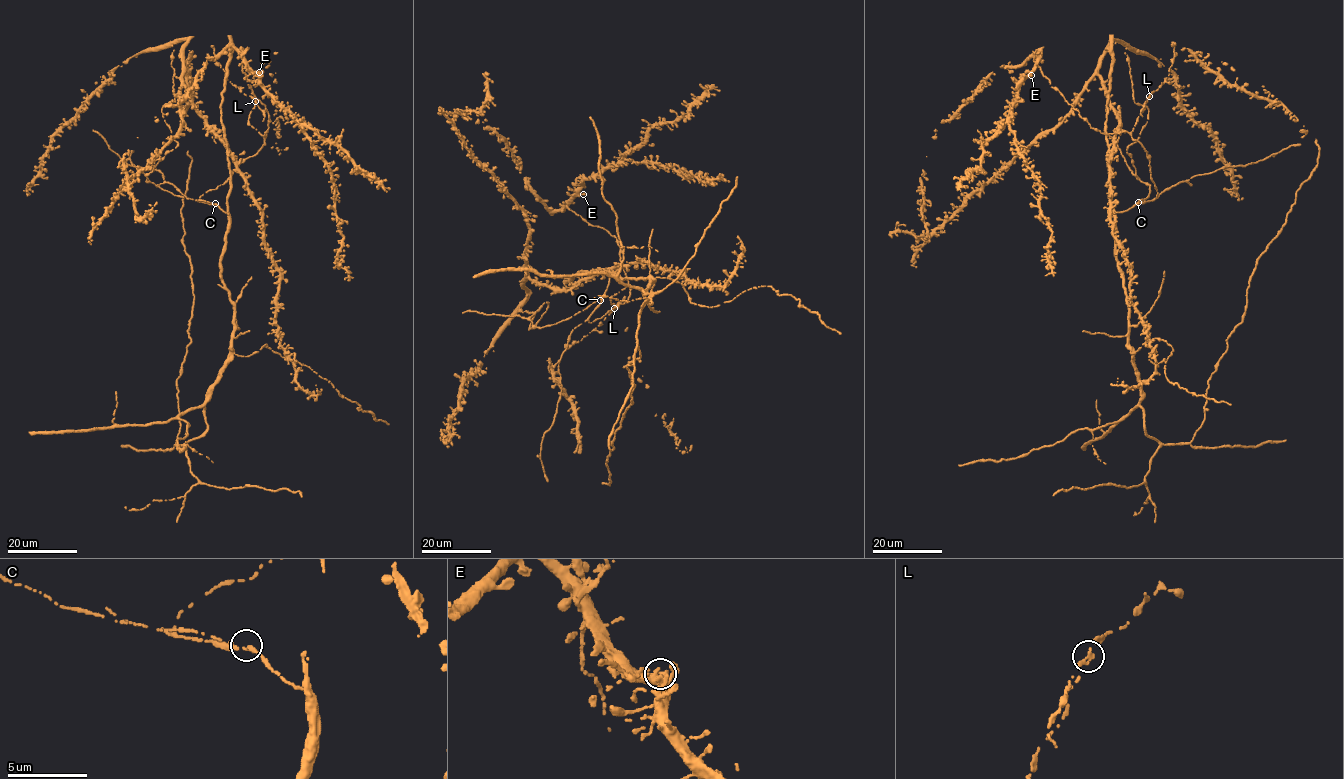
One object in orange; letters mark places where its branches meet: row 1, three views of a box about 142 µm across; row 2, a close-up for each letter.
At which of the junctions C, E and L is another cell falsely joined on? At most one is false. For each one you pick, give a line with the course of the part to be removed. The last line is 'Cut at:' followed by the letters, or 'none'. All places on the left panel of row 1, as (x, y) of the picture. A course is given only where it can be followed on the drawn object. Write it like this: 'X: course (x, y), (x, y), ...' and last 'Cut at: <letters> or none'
L: course (255, 101), (227, 79), (214, 60), (212, 45)
Cut at: L

